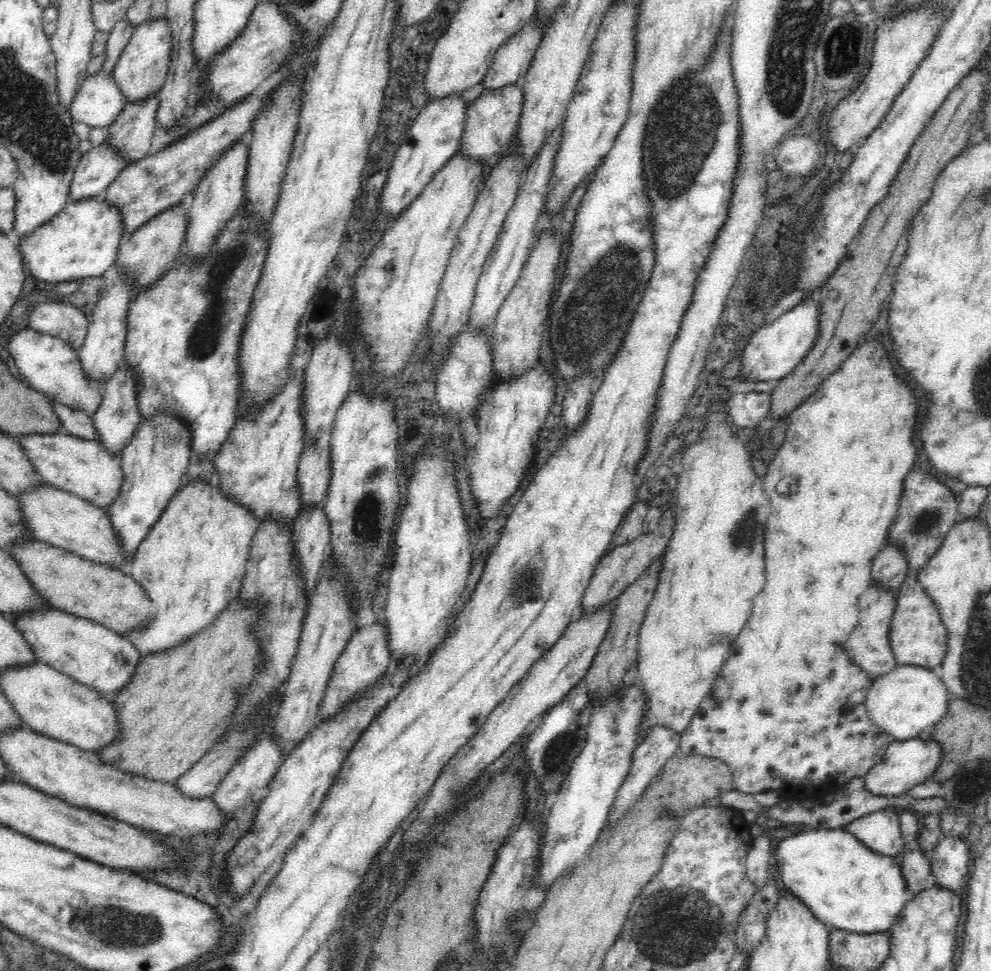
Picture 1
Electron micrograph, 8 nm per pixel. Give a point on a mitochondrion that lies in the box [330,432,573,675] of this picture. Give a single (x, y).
(366, 524)

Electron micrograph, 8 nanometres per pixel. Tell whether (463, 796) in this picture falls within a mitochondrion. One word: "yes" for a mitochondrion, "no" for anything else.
no

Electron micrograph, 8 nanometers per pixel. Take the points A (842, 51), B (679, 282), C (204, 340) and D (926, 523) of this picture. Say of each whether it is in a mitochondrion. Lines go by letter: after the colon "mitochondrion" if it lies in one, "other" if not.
A: mitochondrion
B: other
C: mitochondrion
D: mitochondrion

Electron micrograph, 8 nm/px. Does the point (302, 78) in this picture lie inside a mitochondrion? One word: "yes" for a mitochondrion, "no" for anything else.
no

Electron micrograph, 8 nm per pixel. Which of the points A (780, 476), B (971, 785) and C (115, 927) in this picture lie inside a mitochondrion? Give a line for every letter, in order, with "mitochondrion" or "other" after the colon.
A: other
B: mitochondrion
C: mitochondrion

